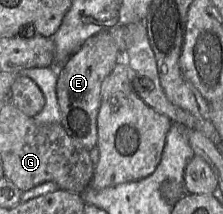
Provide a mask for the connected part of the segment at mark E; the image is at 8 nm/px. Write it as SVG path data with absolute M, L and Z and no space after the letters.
M108 31L90 37L58 70L56 95L60 123L66 133L90 151L97 145L97 115L101 102L101 84L121 60L120 49Z

